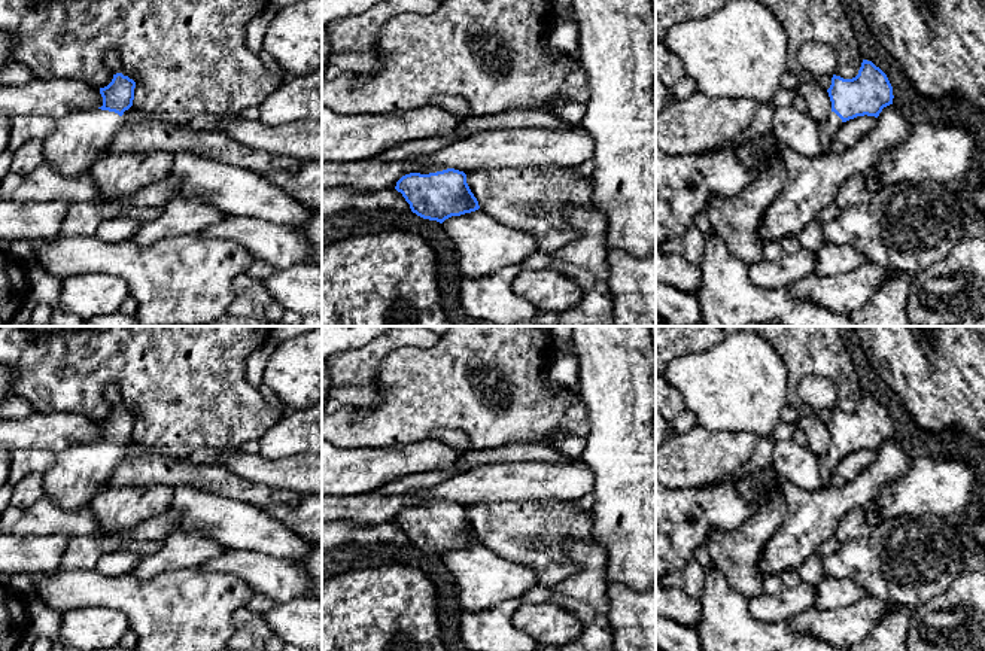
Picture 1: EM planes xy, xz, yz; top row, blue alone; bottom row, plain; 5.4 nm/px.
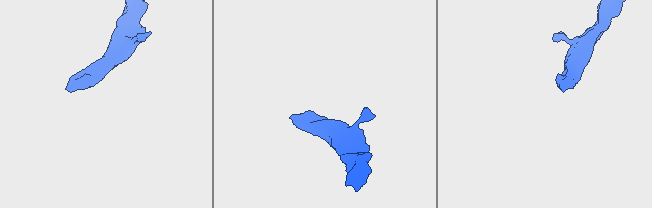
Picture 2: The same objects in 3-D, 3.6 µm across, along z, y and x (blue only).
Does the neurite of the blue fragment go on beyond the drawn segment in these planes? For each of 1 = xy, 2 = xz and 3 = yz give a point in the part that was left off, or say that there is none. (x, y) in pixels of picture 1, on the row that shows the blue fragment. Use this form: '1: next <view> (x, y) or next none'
1: next xy (79, 139)
2: next xz (434, 169)
3: next yz (833, 122)

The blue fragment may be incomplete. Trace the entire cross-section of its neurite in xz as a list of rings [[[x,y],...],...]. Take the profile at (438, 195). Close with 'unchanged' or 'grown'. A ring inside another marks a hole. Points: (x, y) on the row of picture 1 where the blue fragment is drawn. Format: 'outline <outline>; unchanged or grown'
outline [[[422,168],[402,176],[395,189],[402,194],[413,213],[440,223],[480,209],[466,183],[466,174],[455,168]]]; grown

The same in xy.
outline [[[122,73],[113,74],[112,82],[100,88],[103,106],[95,110],[70,113],[57,121],[55,130],[43,140],[43,162],[63,176],[76,176],[110,153],[109,147],[118,128],[124,124],[122,115],[133,106],[136,82]]]; grown

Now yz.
outline [[[863,60],[858,74],[852,79],[833,74],[827,92],[832,112],[820,125],[821,155],[832,153],[832,139],[846,121],[864,115],[878,118],[884,107],[893,104],[894,98],[887,74],[867,60]]]; grown

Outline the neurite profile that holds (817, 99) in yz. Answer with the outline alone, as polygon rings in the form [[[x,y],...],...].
[[[817,79],[800,82],[797,86],[799,94],[808,106],[808,115],[821,125],[832,112],[832,101],[827,89],[824,89]]]

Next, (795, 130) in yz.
[[[791,106],[776,107],[772,125],[775,137],[785,149],[808,158],[821,156],[821,128],[808,113]]]

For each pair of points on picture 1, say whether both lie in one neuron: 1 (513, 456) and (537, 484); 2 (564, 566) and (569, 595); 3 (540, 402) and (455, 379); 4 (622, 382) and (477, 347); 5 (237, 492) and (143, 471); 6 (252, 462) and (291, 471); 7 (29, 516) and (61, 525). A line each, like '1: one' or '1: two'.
1: two
2: two
3: one
4: two
5: one
6: one
7: one

